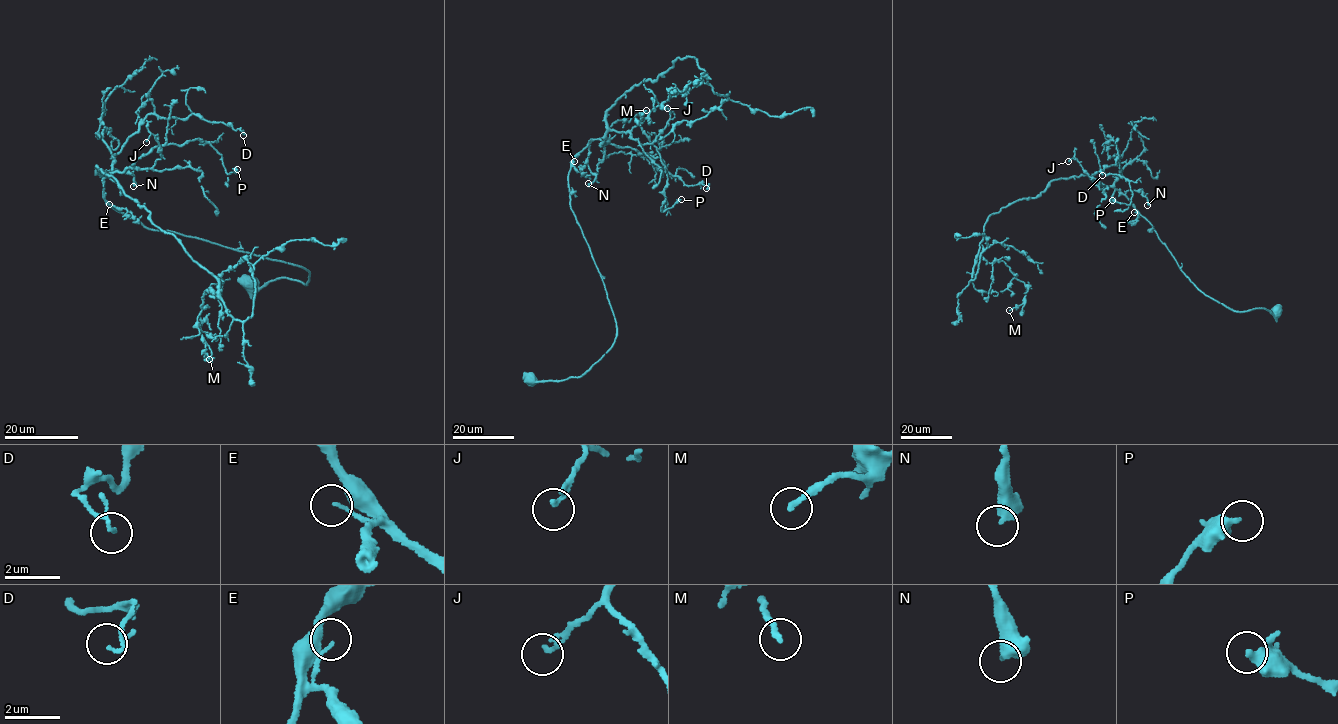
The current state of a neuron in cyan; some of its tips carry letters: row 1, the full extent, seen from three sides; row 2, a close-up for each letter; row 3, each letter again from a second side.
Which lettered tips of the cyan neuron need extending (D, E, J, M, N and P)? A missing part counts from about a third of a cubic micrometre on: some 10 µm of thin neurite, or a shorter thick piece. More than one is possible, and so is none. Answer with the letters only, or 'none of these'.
none of these

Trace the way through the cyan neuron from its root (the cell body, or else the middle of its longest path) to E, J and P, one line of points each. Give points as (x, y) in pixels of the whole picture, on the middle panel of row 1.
E: (528, 379), (559, 381), (581, 377), (611, 347), (616, 333), (602, 279), (571, 207), (568, 177), (574, 161)
J: (528, 379), (581, 377), (616, 333), (571, 207), (574, 158), (610, 130), (650, 144), (665, 128), (667, 108)
P: (528, 379), (581, 377), (616, 333), (571, 207), (577, 154), (638, 125), (665, 168), (661, 211), (681, 199)

